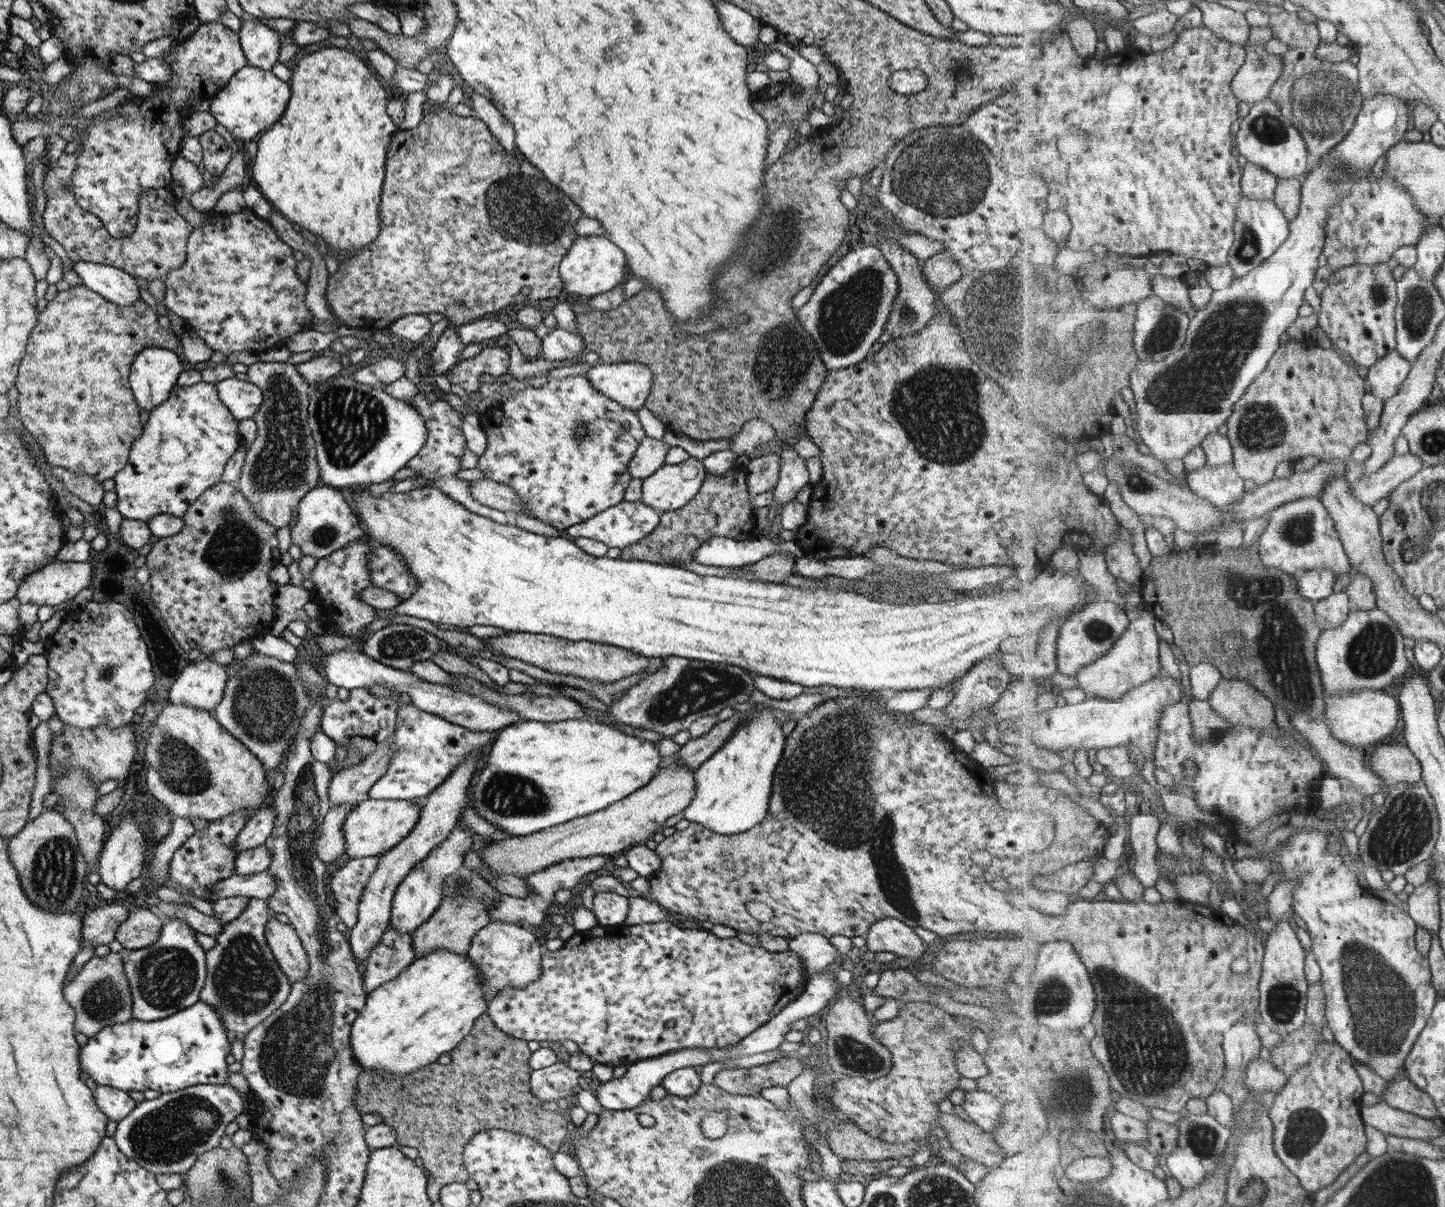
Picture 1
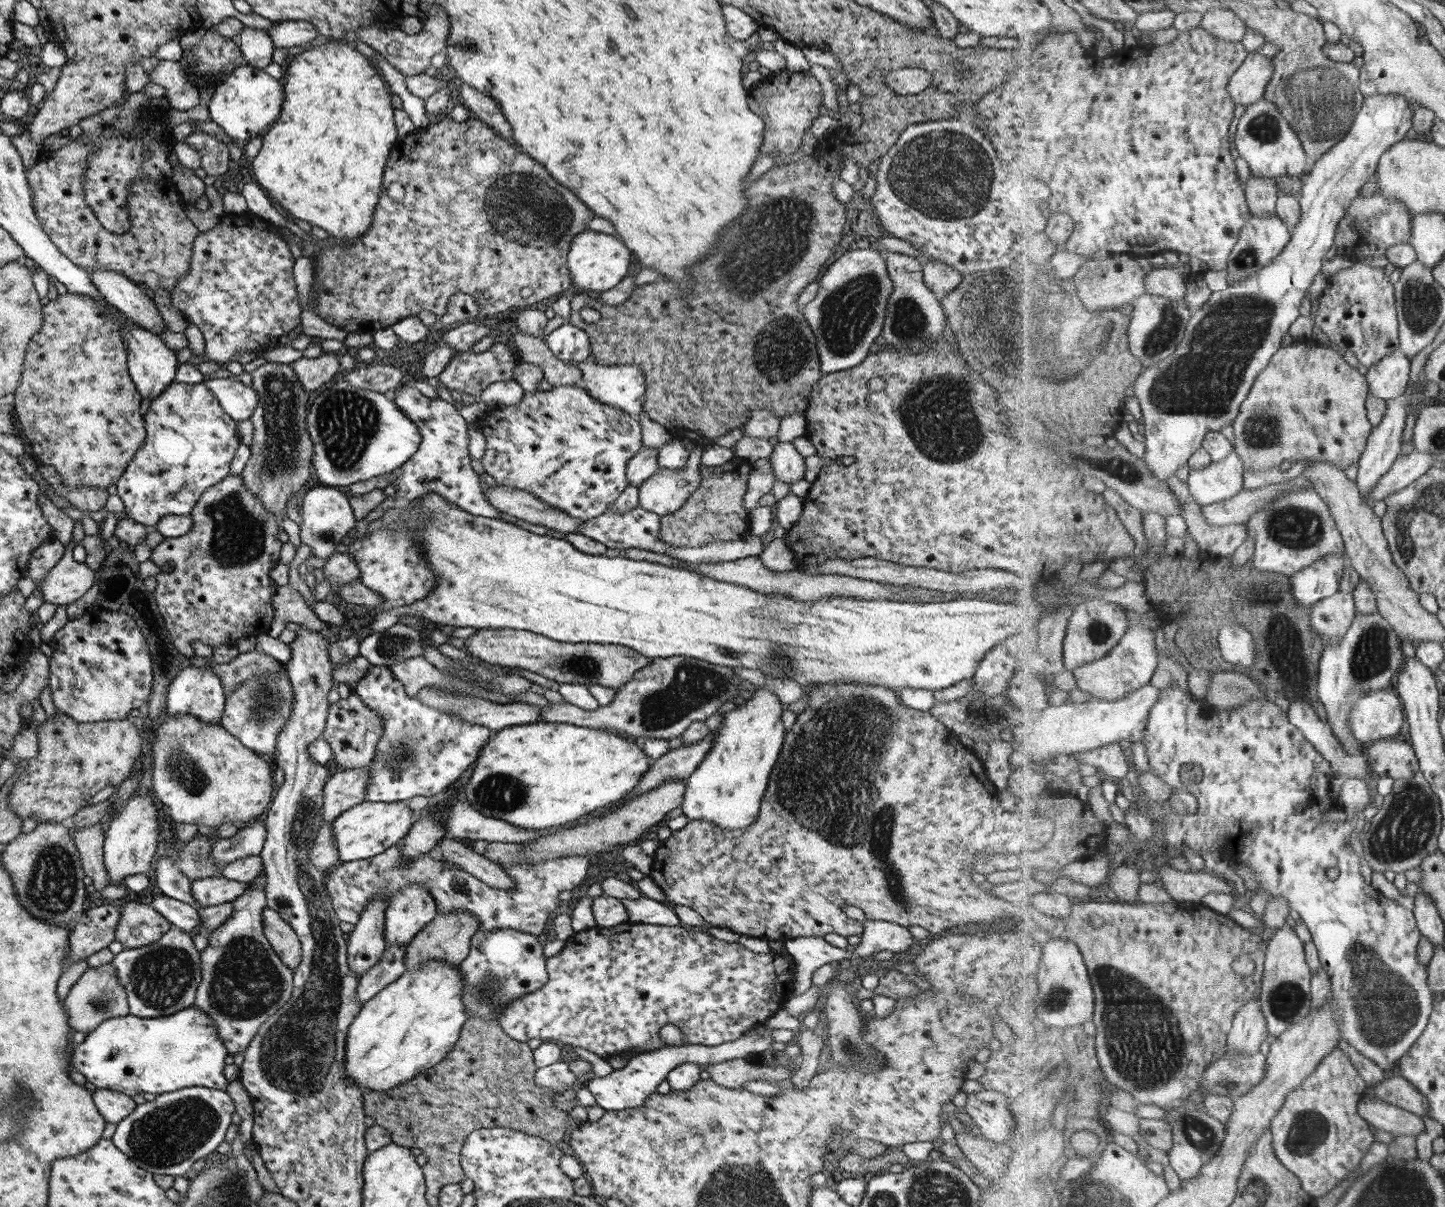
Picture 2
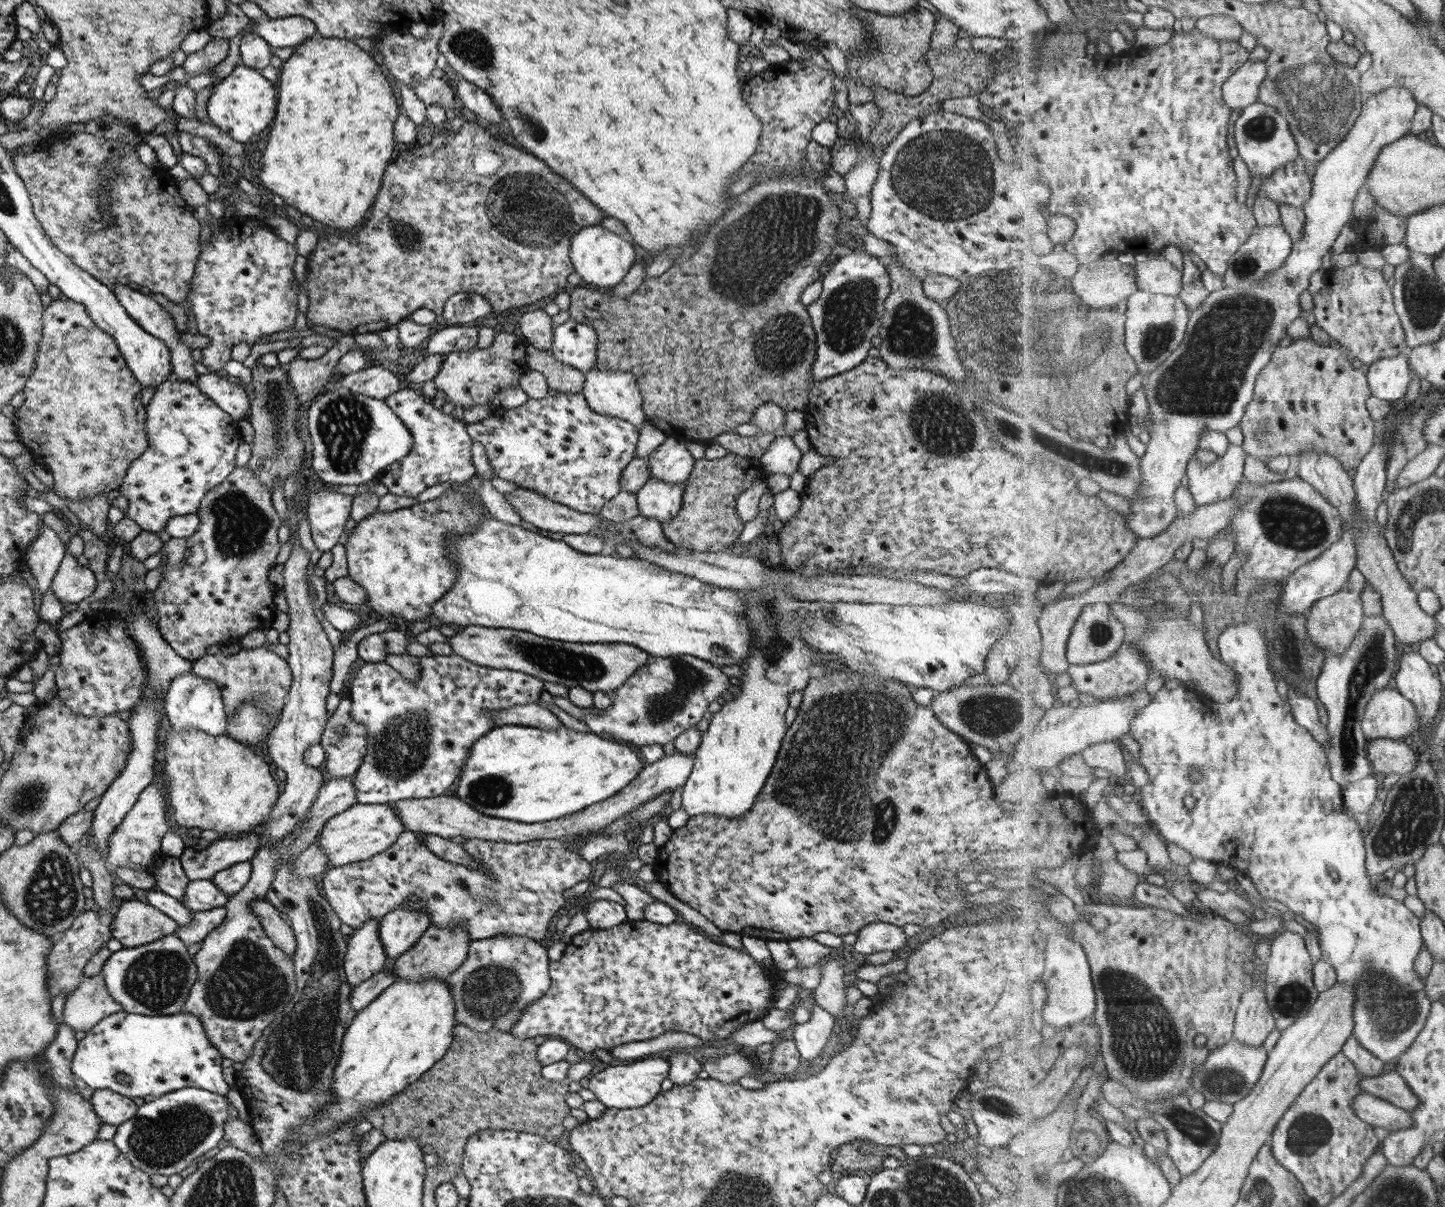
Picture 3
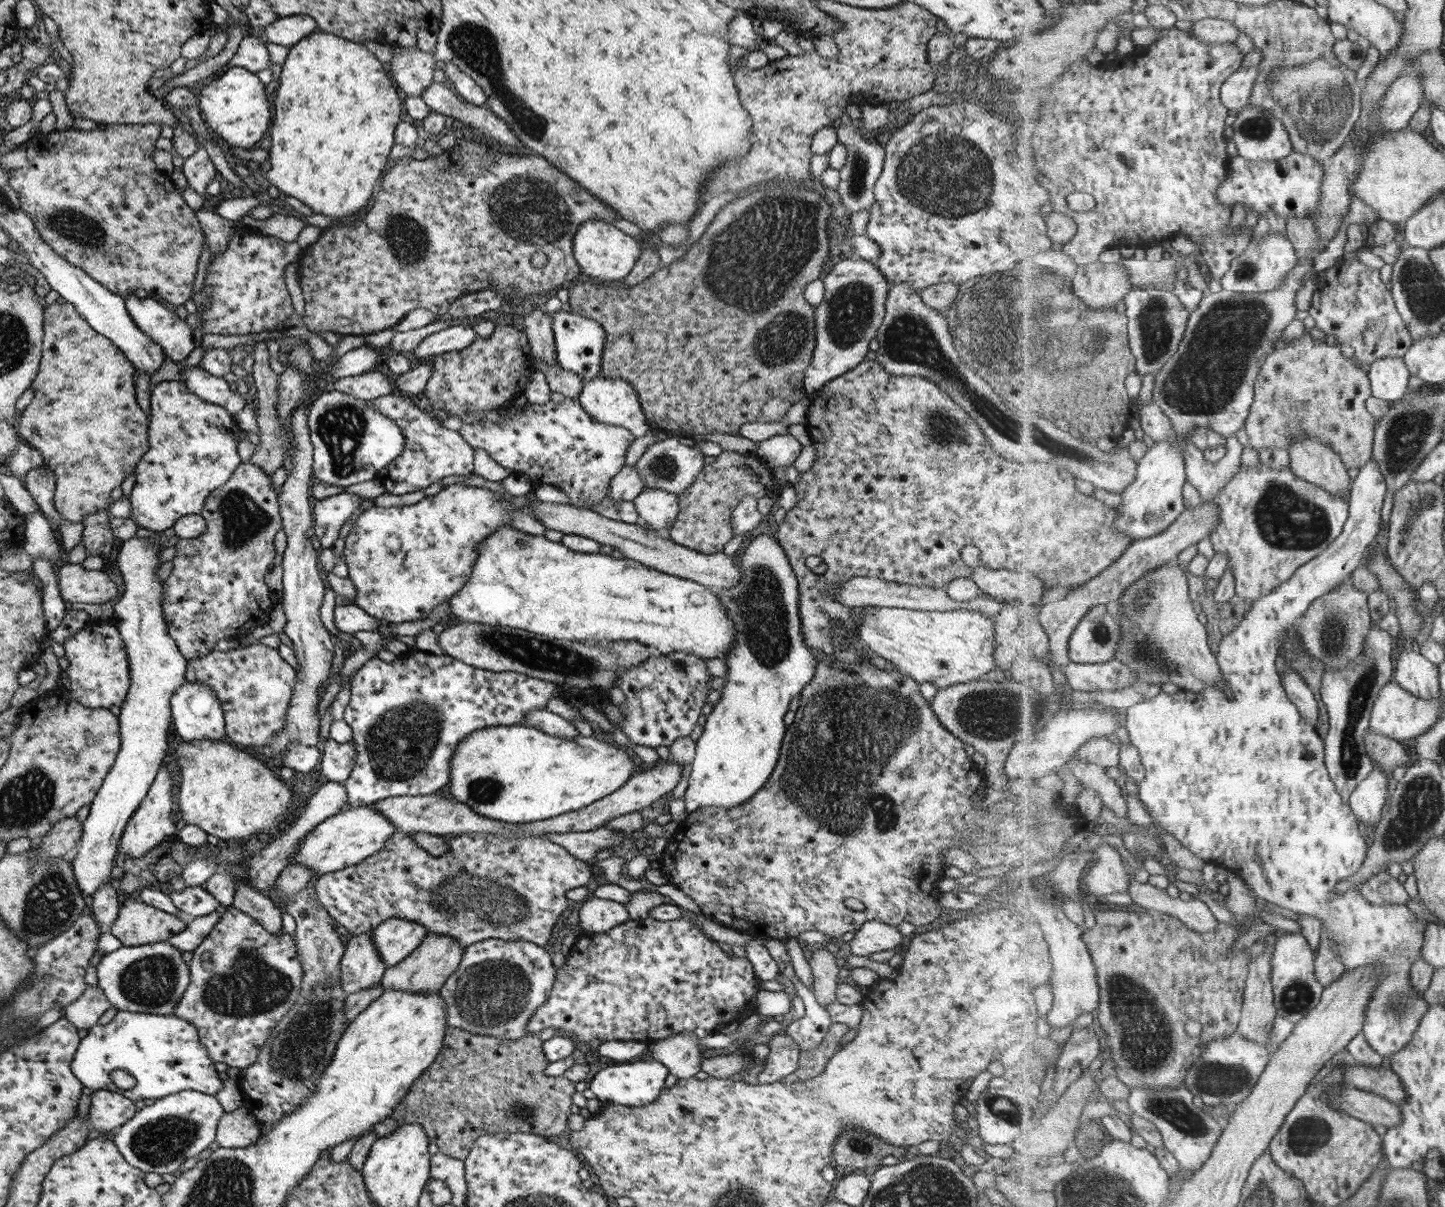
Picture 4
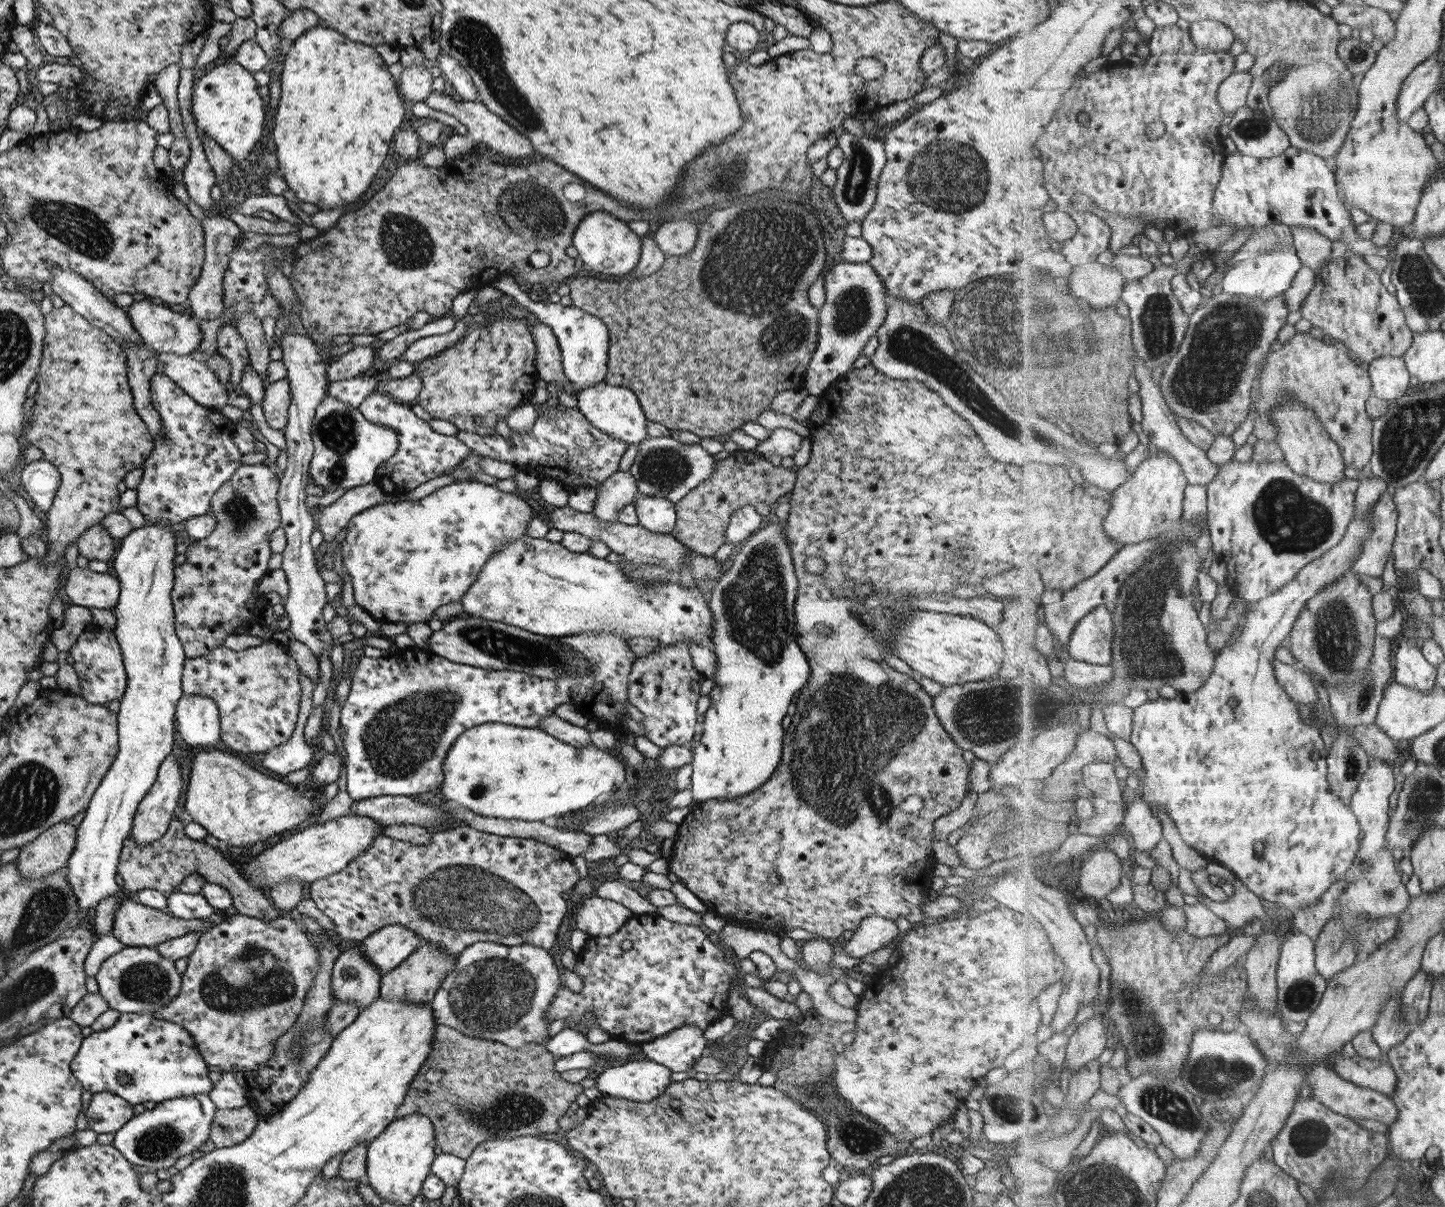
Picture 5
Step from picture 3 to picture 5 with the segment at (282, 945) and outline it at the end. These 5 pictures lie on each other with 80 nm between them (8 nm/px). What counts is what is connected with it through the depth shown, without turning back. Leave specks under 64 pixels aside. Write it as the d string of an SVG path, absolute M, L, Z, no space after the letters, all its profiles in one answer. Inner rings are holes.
M172 816L166 831L157 839L139 846L127 836L119 853L116 873L121 876L123 886L137 893L144 889L158 892L173 892L179 889L181 881L196 872L204 882L222 886L231 895L231 911L259 921L279 919L278 911L272 907L265 892L253 889L231 864L230 857L203 840L192 840L183 833L183 823Z

